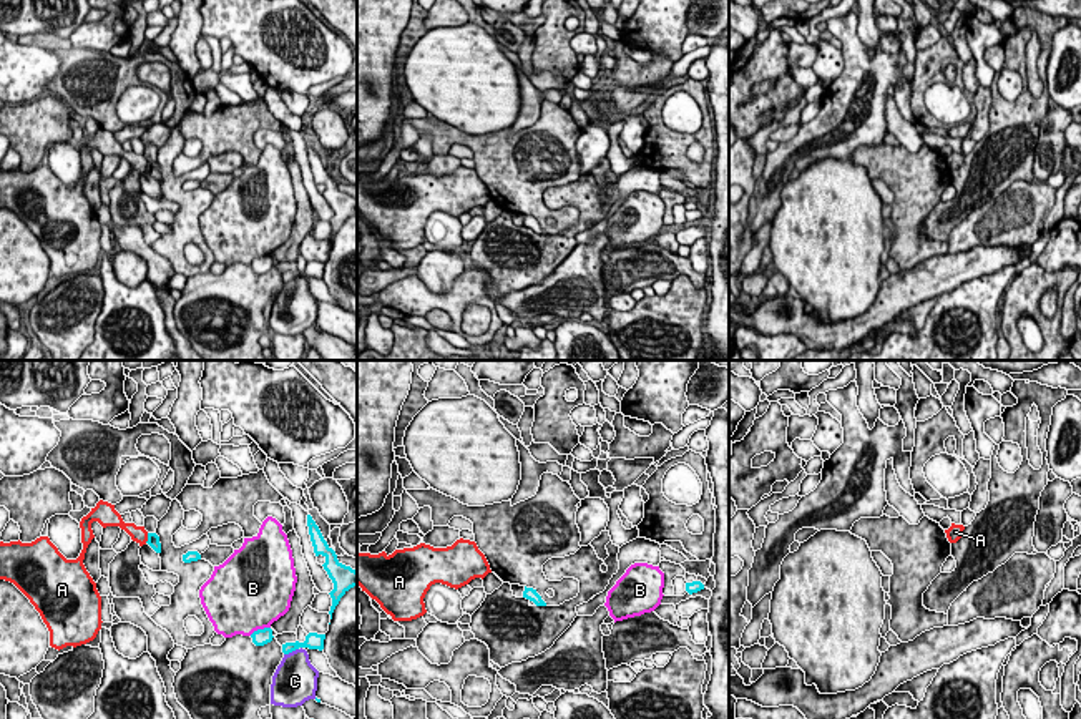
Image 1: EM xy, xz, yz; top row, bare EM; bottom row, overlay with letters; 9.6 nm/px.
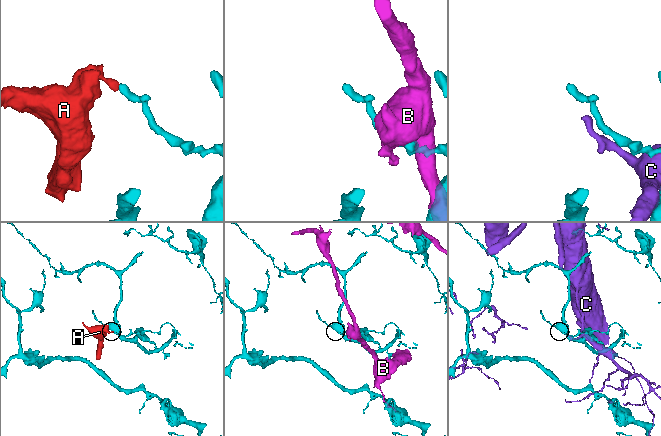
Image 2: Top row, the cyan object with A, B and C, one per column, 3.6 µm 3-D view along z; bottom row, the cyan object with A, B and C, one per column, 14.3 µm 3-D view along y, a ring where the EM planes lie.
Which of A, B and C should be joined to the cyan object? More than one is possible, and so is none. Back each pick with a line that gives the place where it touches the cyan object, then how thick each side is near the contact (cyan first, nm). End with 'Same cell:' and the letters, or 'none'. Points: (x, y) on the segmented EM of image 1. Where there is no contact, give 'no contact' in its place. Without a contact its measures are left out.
Same cell: none

